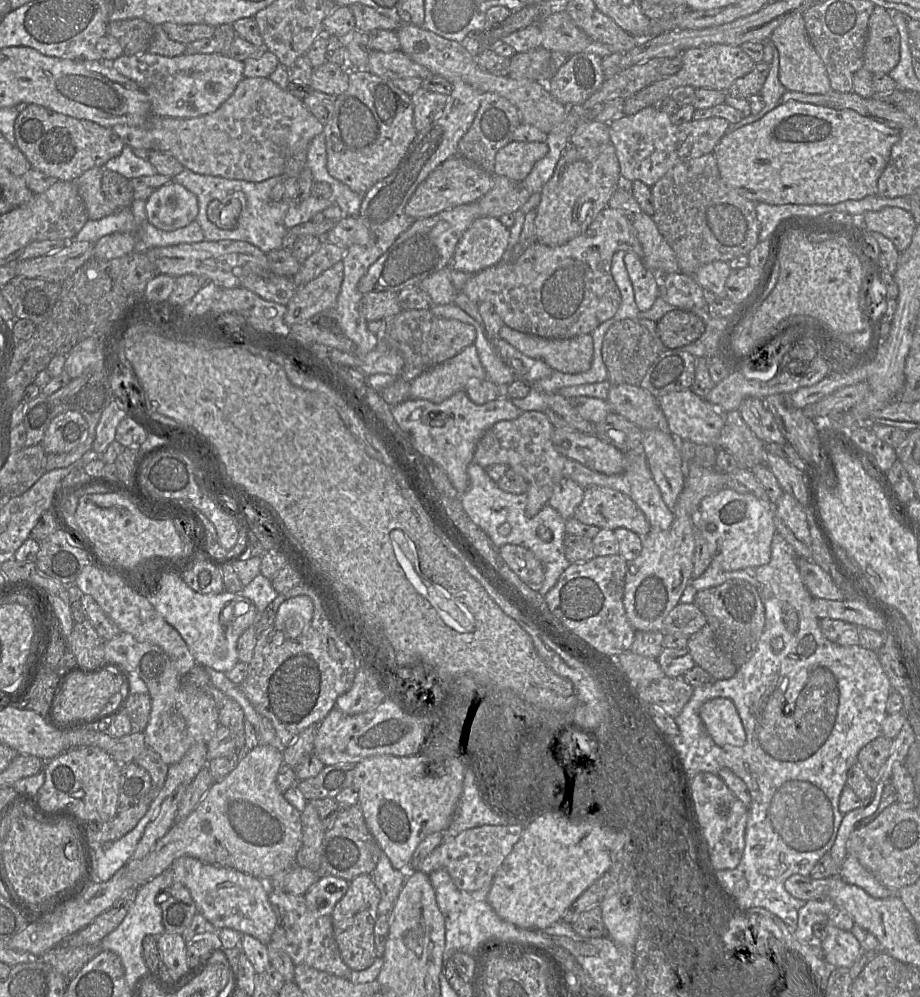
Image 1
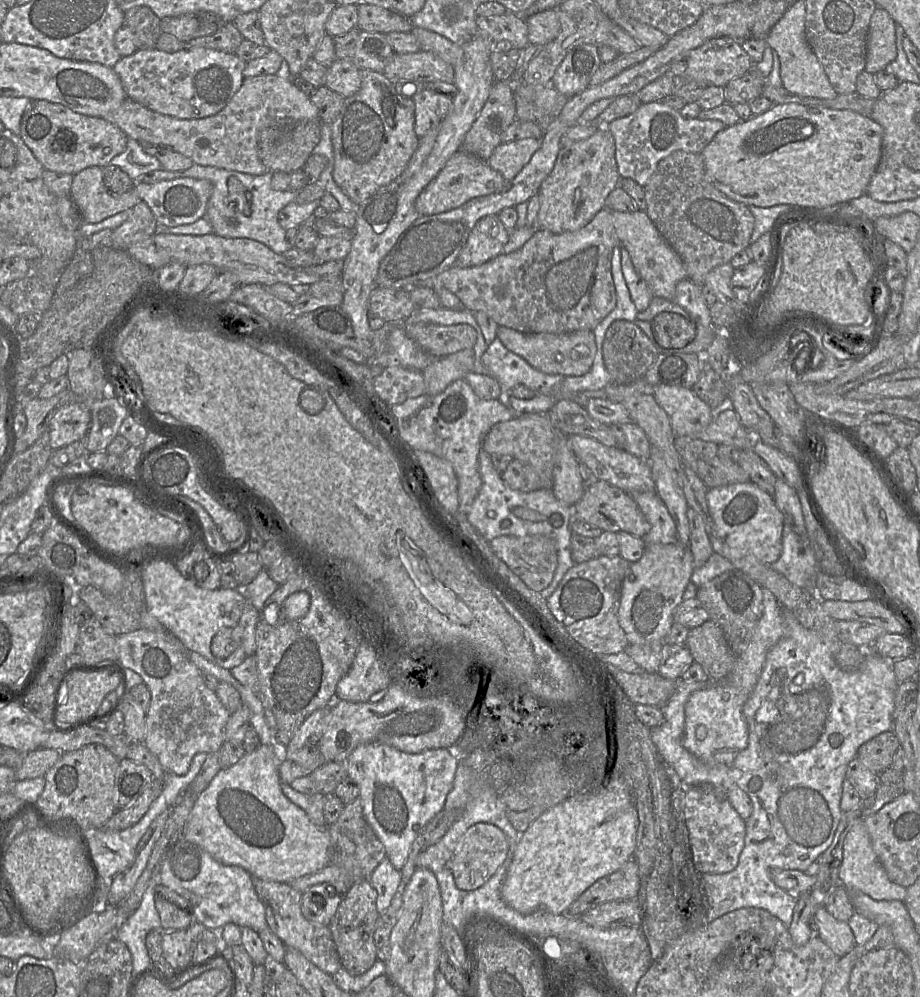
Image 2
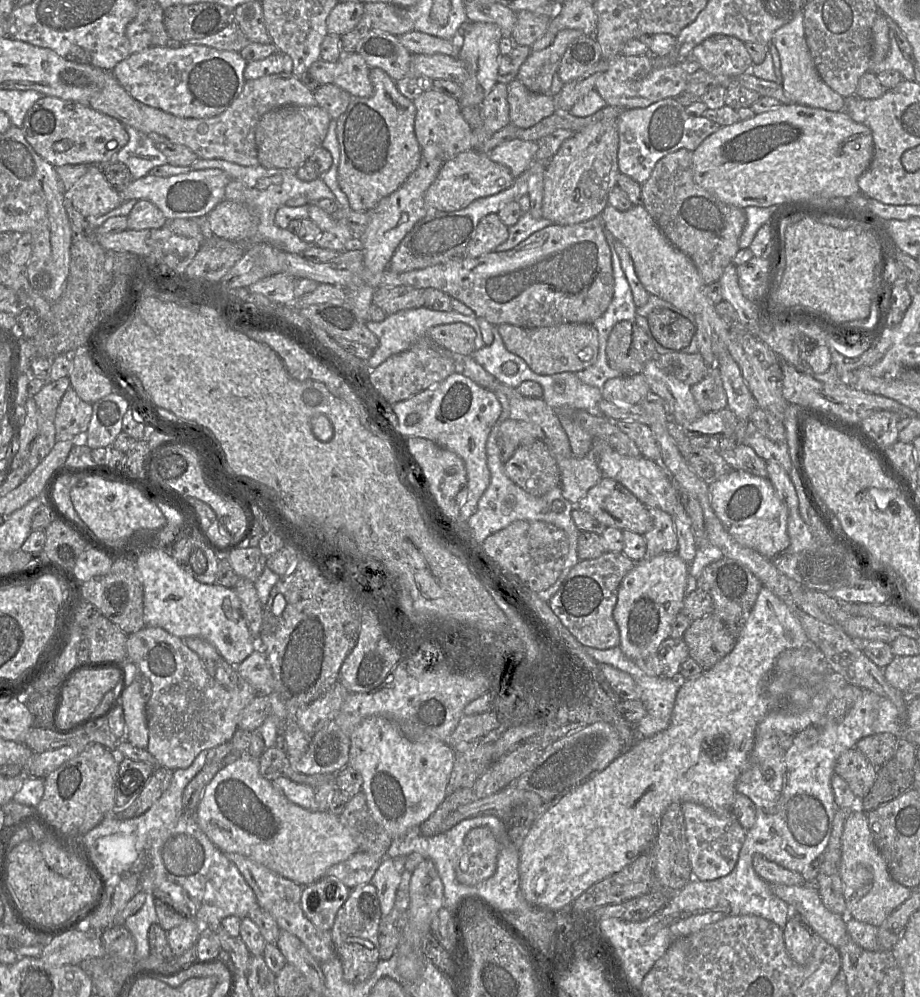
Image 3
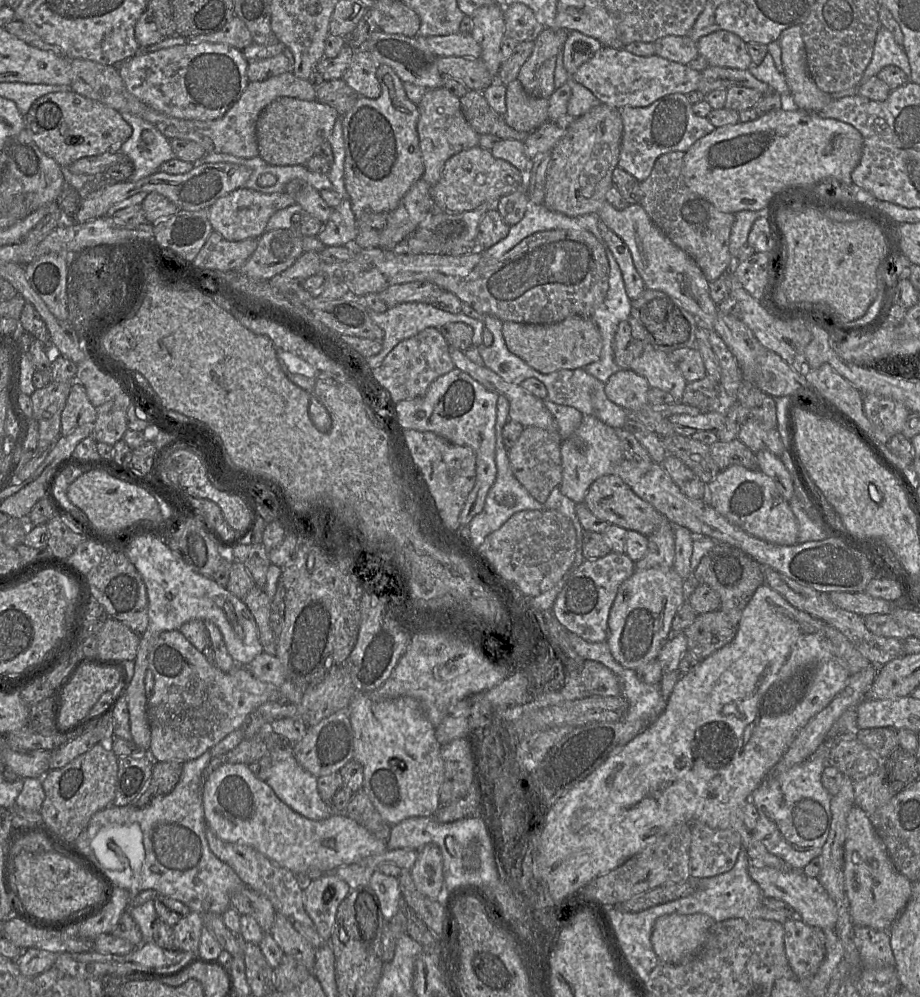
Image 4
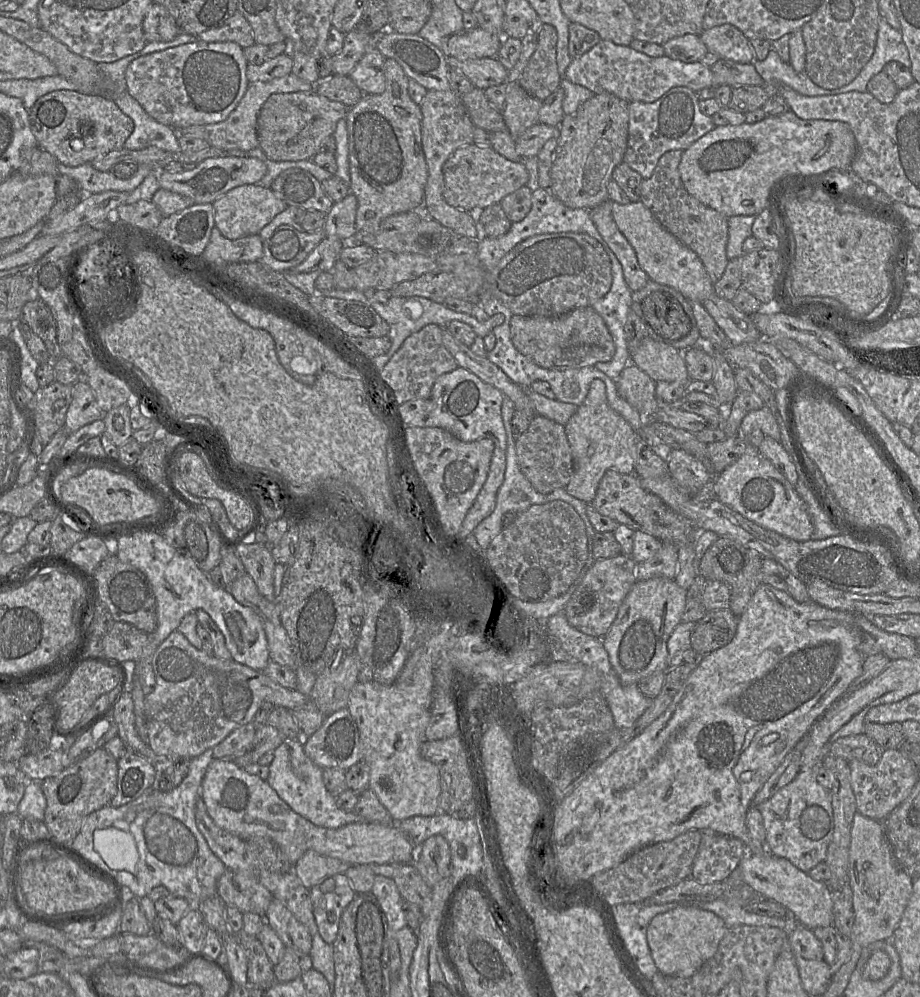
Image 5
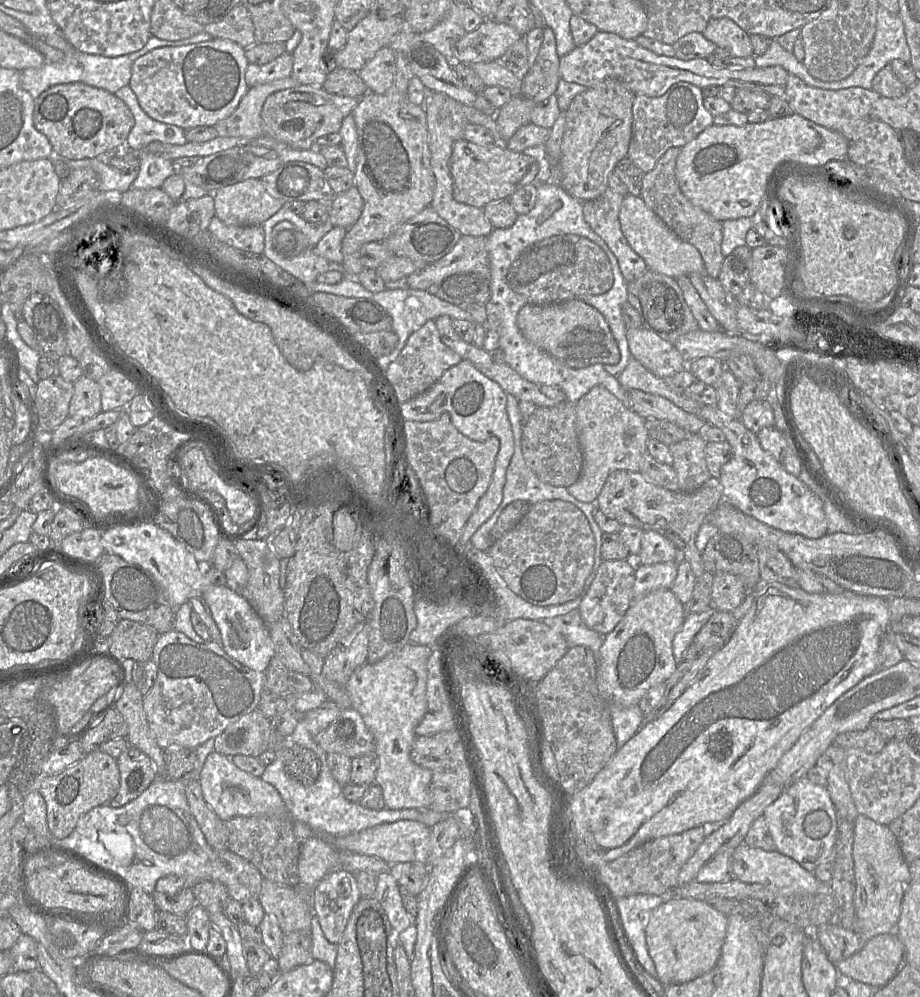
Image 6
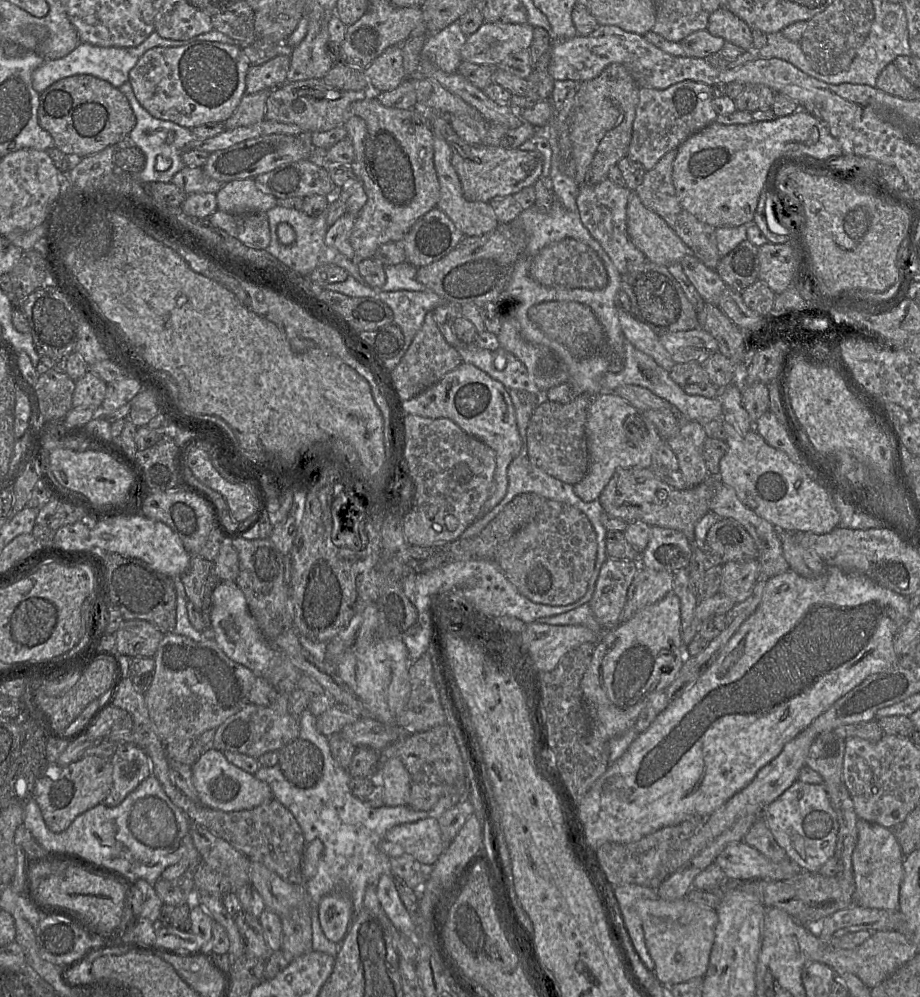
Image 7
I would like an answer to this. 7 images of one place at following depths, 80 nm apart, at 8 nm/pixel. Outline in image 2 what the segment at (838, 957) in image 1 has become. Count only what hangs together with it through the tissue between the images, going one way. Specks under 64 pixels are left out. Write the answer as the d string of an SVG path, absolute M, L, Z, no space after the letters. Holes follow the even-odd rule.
M824 906L816 910L813 921L817 925L820 938L837 956L845 956L856 946L855 937L848 922L836 919Z

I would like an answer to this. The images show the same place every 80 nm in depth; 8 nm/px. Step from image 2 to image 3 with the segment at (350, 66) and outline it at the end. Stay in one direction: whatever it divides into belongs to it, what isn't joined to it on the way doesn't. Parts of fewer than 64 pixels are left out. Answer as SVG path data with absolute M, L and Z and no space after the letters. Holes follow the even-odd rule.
M343 54L338 62L339 73L333 82L335 85L352 97L369 97L373 94L373 85L369 79L370 67L360 54Z

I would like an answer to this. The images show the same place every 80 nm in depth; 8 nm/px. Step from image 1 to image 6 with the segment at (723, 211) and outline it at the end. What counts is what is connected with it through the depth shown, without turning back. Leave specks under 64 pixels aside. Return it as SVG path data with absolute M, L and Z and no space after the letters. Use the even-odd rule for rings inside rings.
M679 147L669 148L657 161L652 171L645 173L640 197L679 238L693 245L701 254L706 272L718 278L724 256L721 252L722 222L695 206L681 191L675 176L676 159Z

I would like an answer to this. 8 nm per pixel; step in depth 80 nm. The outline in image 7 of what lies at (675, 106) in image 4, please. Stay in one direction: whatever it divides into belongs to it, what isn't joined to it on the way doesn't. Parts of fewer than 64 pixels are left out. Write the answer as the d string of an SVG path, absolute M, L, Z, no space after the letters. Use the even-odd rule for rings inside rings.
M691 80L678 82L664 90L640 88L628 156L641 163L646 171L653 169L667 152L715 122L718 114L713 108L713 99L712 86Z

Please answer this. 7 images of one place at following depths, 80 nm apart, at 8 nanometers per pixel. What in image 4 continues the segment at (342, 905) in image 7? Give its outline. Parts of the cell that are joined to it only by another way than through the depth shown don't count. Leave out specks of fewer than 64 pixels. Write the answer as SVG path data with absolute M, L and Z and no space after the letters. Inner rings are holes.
M334 873L303 884L305 910L326 942L330 941L338 907L350 891L349 885Z

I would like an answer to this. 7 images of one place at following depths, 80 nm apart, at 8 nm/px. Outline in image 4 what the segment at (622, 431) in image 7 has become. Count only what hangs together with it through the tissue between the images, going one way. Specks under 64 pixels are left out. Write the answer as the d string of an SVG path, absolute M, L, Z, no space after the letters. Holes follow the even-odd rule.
M583 416L581 424L573 435L562 441L561 459L560 491L575 503L580 503L584 501L590 485L601 476L613 474L613 469L624 459L624 455L615 428L594 416Z

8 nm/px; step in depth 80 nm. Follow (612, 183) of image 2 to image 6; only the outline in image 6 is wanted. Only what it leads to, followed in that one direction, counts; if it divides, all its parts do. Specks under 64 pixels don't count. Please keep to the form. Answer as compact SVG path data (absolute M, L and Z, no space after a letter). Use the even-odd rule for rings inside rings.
M614 78L604 79L577 94L565 111L565 129L559 159L559 185L575 199L585 202L608 188L608 178L616 164L627 157L632 137L632 105L635 94Z

